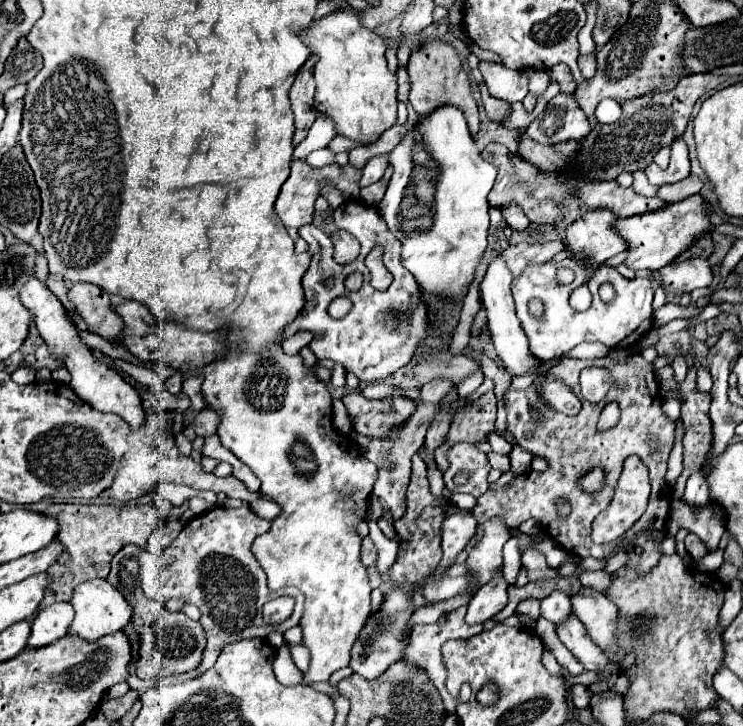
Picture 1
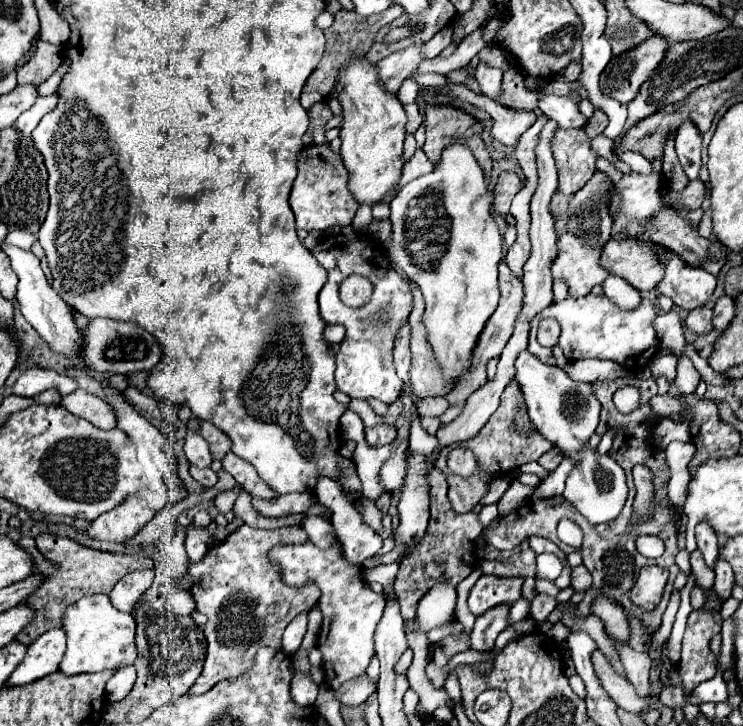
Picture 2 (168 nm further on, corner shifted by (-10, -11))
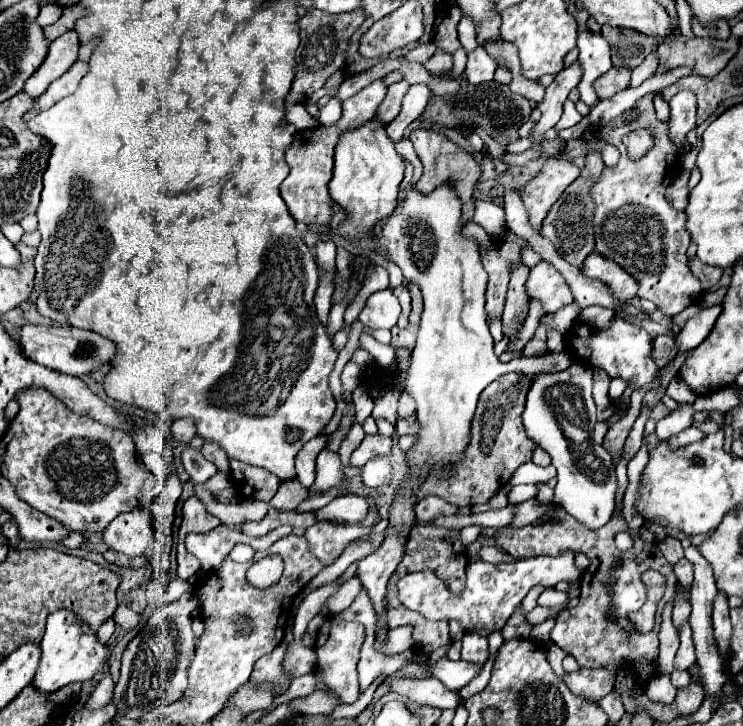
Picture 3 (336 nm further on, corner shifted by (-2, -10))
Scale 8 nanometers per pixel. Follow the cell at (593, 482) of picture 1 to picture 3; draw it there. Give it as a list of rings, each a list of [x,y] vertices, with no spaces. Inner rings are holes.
[[[572,363],[560,373],[538,375],[536,383],[532,383],[528,391],[522,419],[530,439],[534,439],[536,445],[550,453],[552,465],[558,469],[554,501],[586,527],[604,527],[614,513],[614,495],[618,485],[608,451],[602,445],[596,445],[592,439],[592,431],[596,425],[596,405],[592,399],[592,369],[584,367],[582,363]],[[562,395],[574,395],[574,399],[570,401],[570,411],[562,407]]]

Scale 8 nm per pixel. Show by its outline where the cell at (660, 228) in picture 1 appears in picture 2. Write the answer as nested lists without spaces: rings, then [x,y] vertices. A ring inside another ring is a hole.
[[[610,238],[602,248],[602,262],[610,274],[628,280],[640,292],[652,290],[664,278],[664,246],[652,242],[640,242],[636,238],[616,240]]]

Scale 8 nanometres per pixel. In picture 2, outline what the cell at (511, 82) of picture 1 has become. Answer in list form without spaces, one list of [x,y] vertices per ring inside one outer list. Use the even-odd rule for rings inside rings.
[[[480,62],[480,66],[478,66],[476,72],[474,72],[474,78],[478,80],[480,90],[482,90],[488,98],[498,100],[498,98],[502,96],[502,70],[490,68],[490,66],[486,66],[484,62]]]

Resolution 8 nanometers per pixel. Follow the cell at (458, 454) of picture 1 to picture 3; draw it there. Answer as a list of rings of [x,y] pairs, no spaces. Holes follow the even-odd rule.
[[[498,491],[496,497],[492,497],[488,503],[480,505],[480,507],[472,507],[472,513],[480,513],[480,511],[490,511],[490,509],[502,509],[508,505],[508,497],[504,491]]]

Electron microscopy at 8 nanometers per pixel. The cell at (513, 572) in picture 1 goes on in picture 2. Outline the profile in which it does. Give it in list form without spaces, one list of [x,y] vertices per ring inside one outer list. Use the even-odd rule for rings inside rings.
[[[522,596],[520,600],[516,600],[514,604],[512,604],[512,608],[510,608],[510,624],[514,624],[514,622],[518,622],[518,620],[524,620],[524,618],[528,618],[530,616],[530,602]]]

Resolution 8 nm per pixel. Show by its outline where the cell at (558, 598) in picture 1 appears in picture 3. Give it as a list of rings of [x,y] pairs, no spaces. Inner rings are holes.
[[[580,669],[580,671],[572,671],[572,673],[564,673],[564,683],[576,695],[590,699],[592,703],[598,703],[600,697],[614,691],[614,673]]]

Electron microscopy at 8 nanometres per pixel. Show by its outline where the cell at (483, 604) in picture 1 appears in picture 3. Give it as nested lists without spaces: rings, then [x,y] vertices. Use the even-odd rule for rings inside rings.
[[[464,633],[462,659],[470,661],[470,663],[476,663],[476,665],[484,665],[486,659],[488,659],[488,639],[480,637],[480,635]]]

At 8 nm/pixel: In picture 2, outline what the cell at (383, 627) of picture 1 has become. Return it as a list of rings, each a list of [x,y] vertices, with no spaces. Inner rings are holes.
[[[366,674],[364,676],[358,676],[354,680],[348,680],[346,684],[342,684],[336,692],[336,696],[340,696],[340,702],[342,704],[348,704],[348,706],[358,706],[362,704],[372,692],[376,692],[376,684],[374,680],[370,680]]]

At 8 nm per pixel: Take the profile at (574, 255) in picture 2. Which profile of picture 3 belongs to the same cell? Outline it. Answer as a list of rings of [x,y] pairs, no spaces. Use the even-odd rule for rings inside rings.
[[[540,261],[536,267],[530,269],[526,295],[530,299],[538,299],[544,307],[544,313],[554,313],[574,301],[564,277],[548,261]]]

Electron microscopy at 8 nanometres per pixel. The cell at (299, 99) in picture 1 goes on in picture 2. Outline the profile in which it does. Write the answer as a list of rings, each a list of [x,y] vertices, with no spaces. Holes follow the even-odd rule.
[[[392,4],[390,8],[386,8],[384,12],[374,14],[374,16],[360,16],[360,14],[356,14],[356,12],[348,12],[348,10],[342,8],[342,10],[336,14],[334,24],[324,30],[326,52],[324,52],[324,56],[322,56],[318,68],[310,74],[310,78],[308,78],[306,86],[304,86],[302,106],[304,106],[306,110],[310,110],[314,104],[326,102],[326,98],[318,98],[318,94],[320,94],[320,96],[330,96],[330,92],[332,92],[332,88],[334,88],[334,78],[336,78],[336,72],[340,70],[340,66],[346,64],[346,60],[352,58],[352,56],[362,56],[362,54],[366,54],[366,52],[370,50],[370,46],[374,44],[376,32],[378,32],[382,26],[390,24],[392,20],[396,20],[400,14],[404,14],[404,8],[402,8],[400,4]]]

